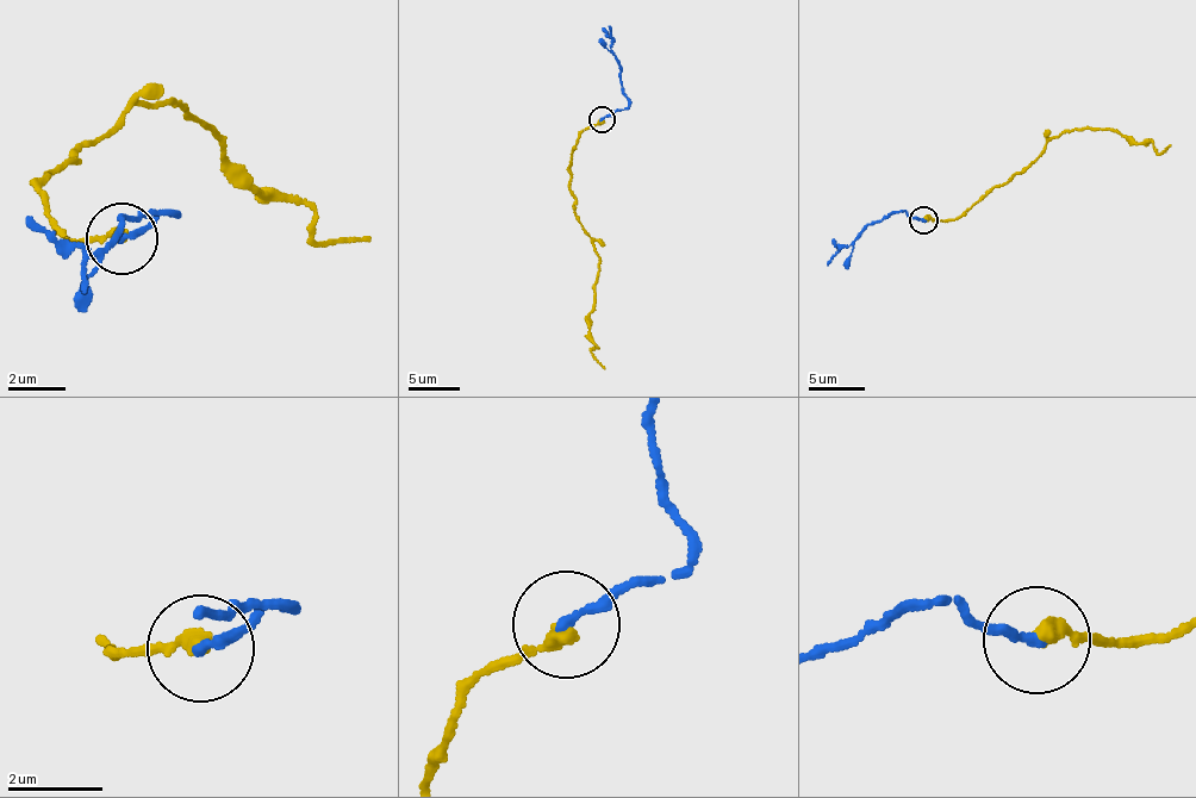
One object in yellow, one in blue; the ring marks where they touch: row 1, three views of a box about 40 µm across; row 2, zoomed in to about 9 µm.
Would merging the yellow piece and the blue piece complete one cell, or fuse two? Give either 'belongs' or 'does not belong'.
does not belong

